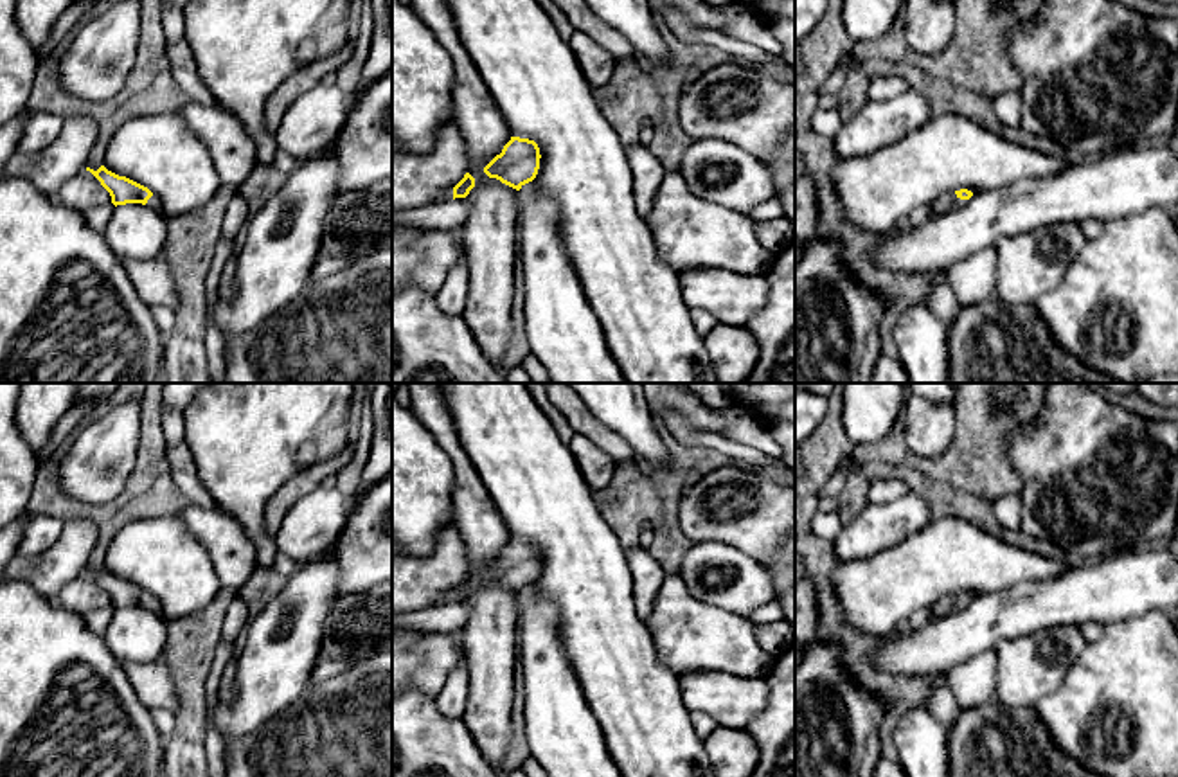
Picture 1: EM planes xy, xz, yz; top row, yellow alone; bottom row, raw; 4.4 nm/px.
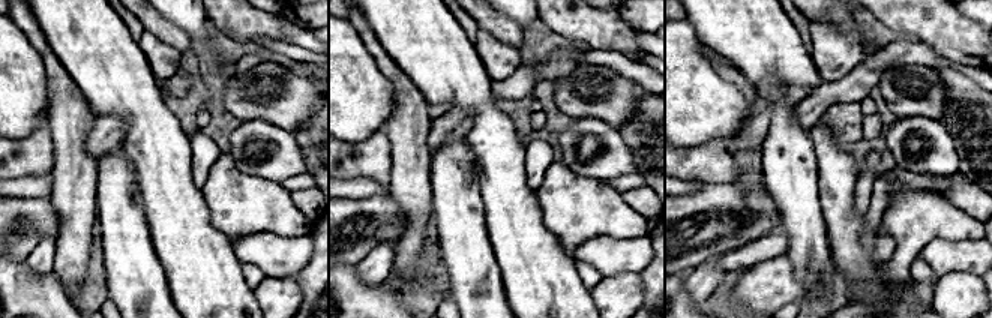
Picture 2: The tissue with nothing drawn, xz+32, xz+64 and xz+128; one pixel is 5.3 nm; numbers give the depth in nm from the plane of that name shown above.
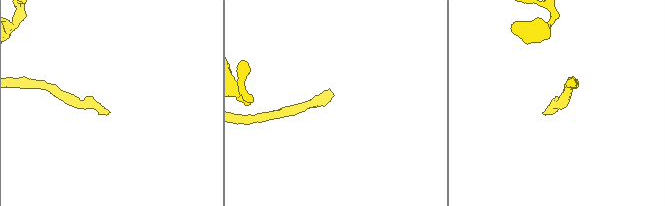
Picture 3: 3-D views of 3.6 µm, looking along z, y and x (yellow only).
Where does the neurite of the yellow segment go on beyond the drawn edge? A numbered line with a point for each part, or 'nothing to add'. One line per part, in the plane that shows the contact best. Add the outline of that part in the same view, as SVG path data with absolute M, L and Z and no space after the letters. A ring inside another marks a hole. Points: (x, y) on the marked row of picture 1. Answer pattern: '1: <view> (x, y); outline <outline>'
1: yz (948, 202); outline M946 192L932 203L932 216L941 216L946 212L951 212L951 210L966 205L968 201L969 200L960 200L955 192Z

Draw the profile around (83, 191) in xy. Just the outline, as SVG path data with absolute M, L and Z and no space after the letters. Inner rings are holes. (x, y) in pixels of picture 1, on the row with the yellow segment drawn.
M85 169L59 187L56 200L85 214L97 205L110 203L112 196L101 182Z

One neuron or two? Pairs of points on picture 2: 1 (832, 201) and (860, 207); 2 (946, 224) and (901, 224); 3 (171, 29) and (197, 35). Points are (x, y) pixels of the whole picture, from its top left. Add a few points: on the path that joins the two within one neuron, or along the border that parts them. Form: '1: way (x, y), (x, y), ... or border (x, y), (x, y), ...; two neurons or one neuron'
1: border (860, 171), (854, 209), (863, 215); two neurons
2: way (935, 224), (911, 224); one neuron
3: border (161, 15), (177, 24), (194, 44); two neurons

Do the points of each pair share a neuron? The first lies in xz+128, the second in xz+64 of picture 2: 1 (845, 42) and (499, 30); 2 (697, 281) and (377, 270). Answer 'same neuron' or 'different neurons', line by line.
1: different neurons
2: same neuron

